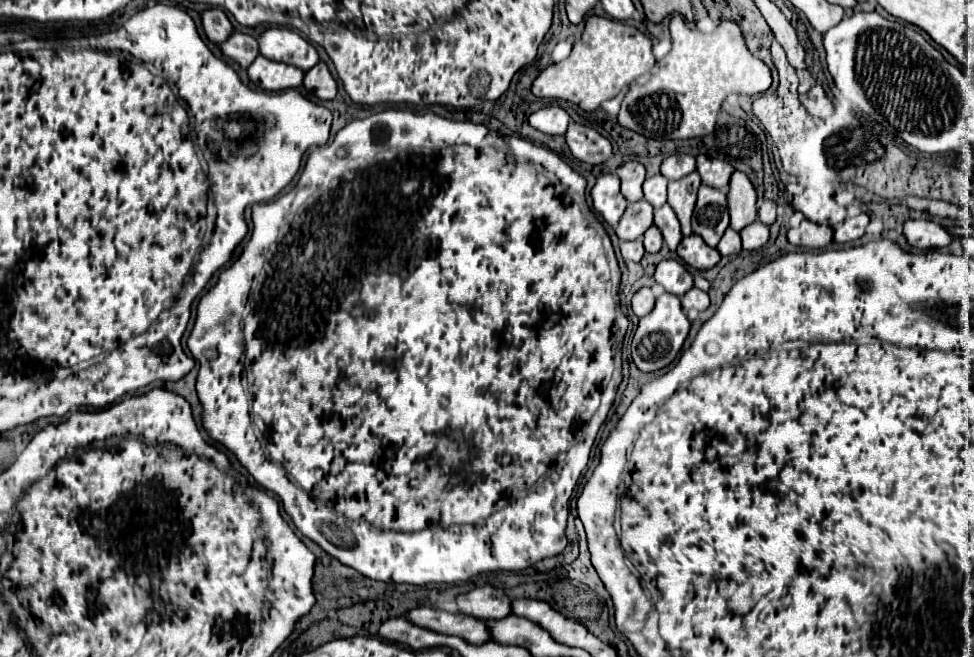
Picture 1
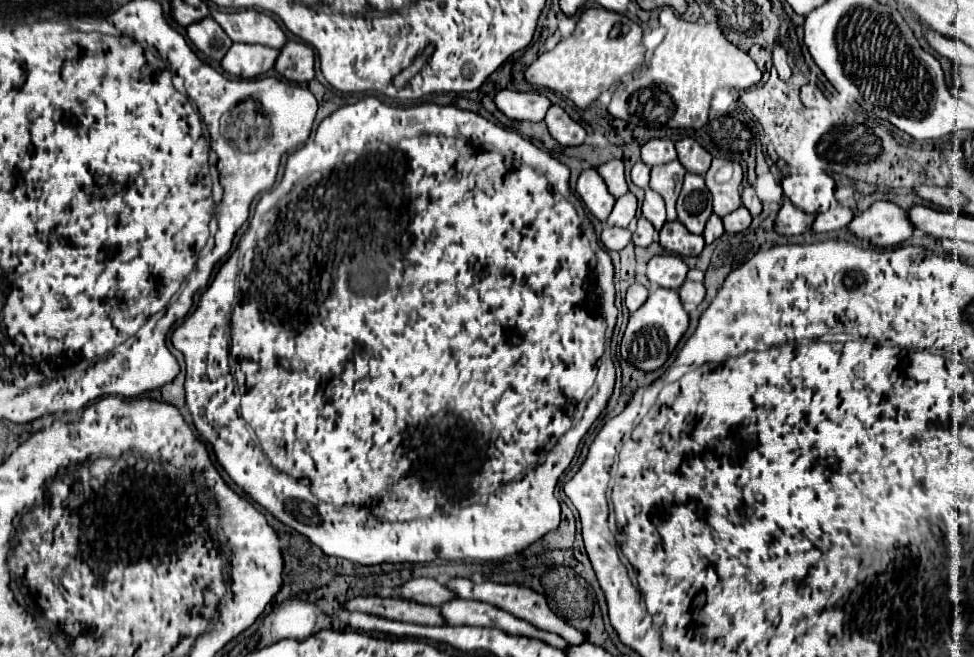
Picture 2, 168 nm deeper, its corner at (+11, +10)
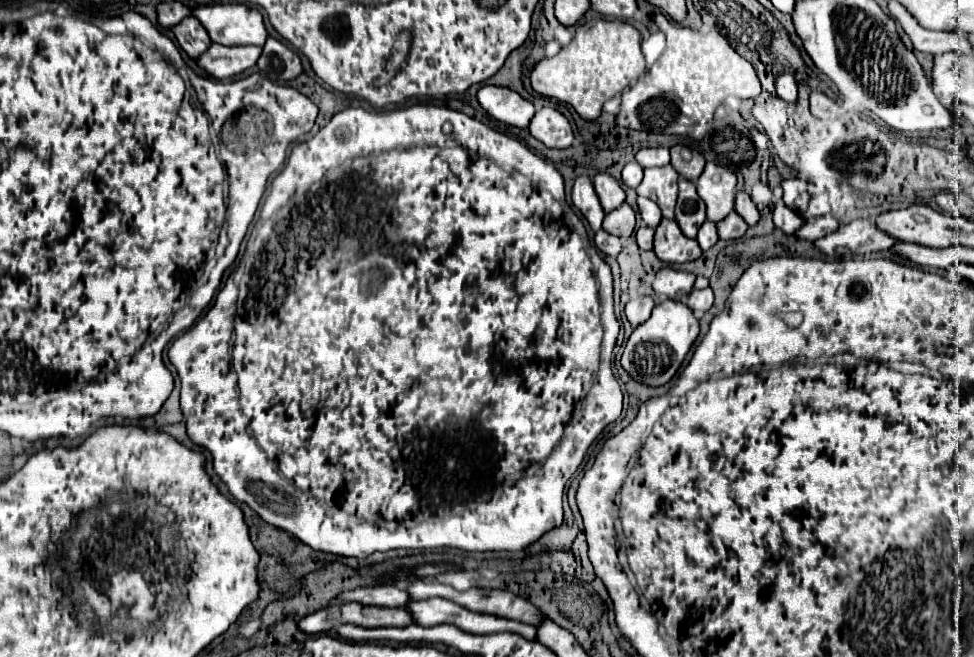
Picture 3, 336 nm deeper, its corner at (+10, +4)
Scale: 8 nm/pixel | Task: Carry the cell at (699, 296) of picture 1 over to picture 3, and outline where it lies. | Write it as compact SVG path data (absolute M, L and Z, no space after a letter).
M706 288L706 290L692 290L690 296L688 296L688 308L692 312L696 312L698 316L702 316L704 312L708 312L712 308L712 302L714 302L714 294L712 294L712 288Z

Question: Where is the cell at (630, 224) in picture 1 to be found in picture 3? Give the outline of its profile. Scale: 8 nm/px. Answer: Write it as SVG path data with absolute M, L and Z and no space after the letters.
M624 202L618 210L612 210L610 214L606 214L602 228L614 236L628 238L634 232L634 224L636 224L634 210Z

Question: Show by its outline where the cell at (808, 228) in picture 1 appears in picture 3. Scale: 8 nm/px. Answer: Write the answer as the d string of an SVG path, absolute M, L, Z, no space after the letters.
M778 200L774 206L772 222L776 228L780 228L786 234L794 234L798 230L798 226L802 226L802 218L798 214L794 214L782 200Z

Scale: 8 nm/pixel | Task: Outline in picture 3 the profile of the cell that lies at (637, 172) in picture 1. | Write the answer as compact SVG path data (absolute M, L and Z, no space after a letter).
M606 172L596 174L592 182L594 182L596 194L598 194L600 204L602 204L602 208L604 208L606 214L612 212L612 210L616 210L624 202L624 198L626 198L624 190L622 190L622 186L610 174L606 174Z

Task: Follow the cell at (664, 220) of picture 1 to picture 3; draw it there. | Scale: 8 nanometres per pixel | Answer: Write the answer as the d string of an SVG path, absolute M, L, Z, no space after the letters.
M638 198L636 202L638 202L640 218L644 220L644 224L646 224L646 226L650 226L650 228L656 228L656 226L658 226L658 222L662 220L662 214L660 214L658 206L656 206L650 198Z

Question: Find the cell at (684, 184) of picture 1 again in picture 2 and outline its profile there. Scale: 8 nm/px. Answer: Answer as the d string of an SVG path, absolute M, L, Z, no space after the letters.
M679 160L651 168L649 188L663 196L663 200L667 204L667 220L669 222L677 220L675 202L677 202L677 196L681 192L681 186L683 186L683 176L685 176L685 168Z

